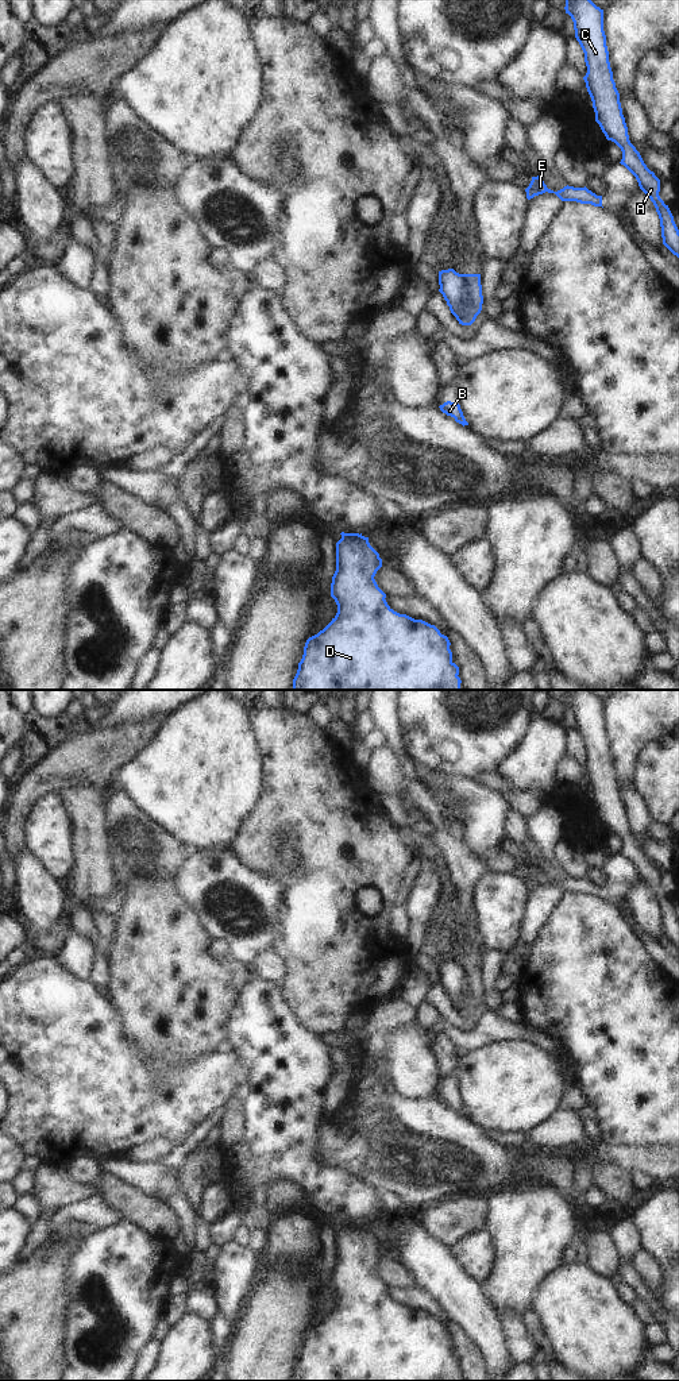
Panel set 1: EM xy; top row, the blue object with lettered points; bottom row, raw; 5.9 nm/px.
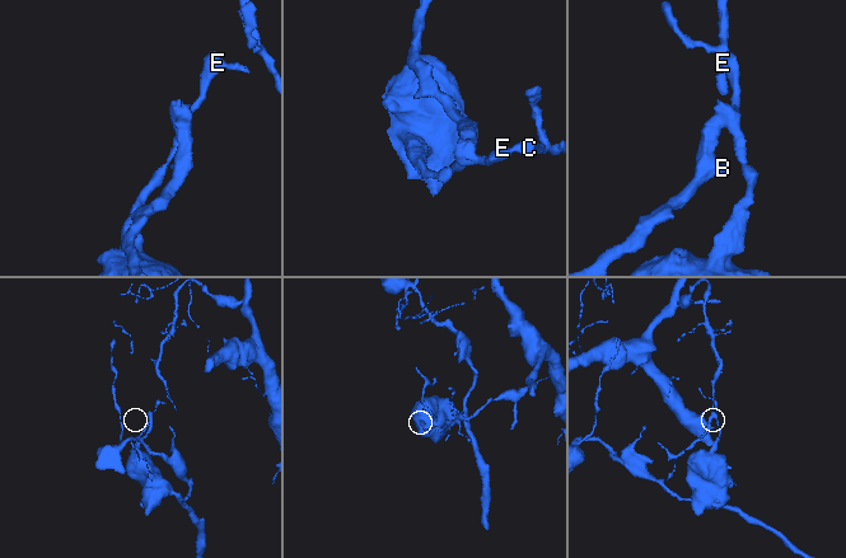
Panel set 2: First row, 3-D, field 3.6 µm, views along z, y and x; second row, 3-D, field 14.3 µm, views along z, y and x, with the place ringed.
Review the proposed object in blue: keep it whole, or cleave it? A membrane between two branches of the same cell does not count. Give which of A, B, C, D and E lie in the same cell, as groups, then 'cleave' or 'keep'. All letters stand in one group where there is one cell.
groups A C D E / B; cleave

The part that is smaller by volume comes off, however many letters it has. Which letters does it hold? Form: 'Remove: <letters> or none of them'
Remove: B

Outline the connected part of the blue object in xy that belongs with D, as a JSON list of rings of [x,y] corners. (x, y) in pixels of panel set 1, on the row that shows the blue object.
[[[362,533],[340,535],[331,583],[337,613],[323,630],[306,640],[292,690],[462,690],[459,667],[452,661],[448,637],[435,625],[394,612],[374,579],[382,567],[382,559],[370,545],[369,537]]]

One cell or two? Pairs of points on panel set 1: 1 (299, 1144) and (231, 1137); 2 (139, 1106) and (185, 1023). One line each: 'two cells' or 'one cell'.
1: two cells
2: two cells

